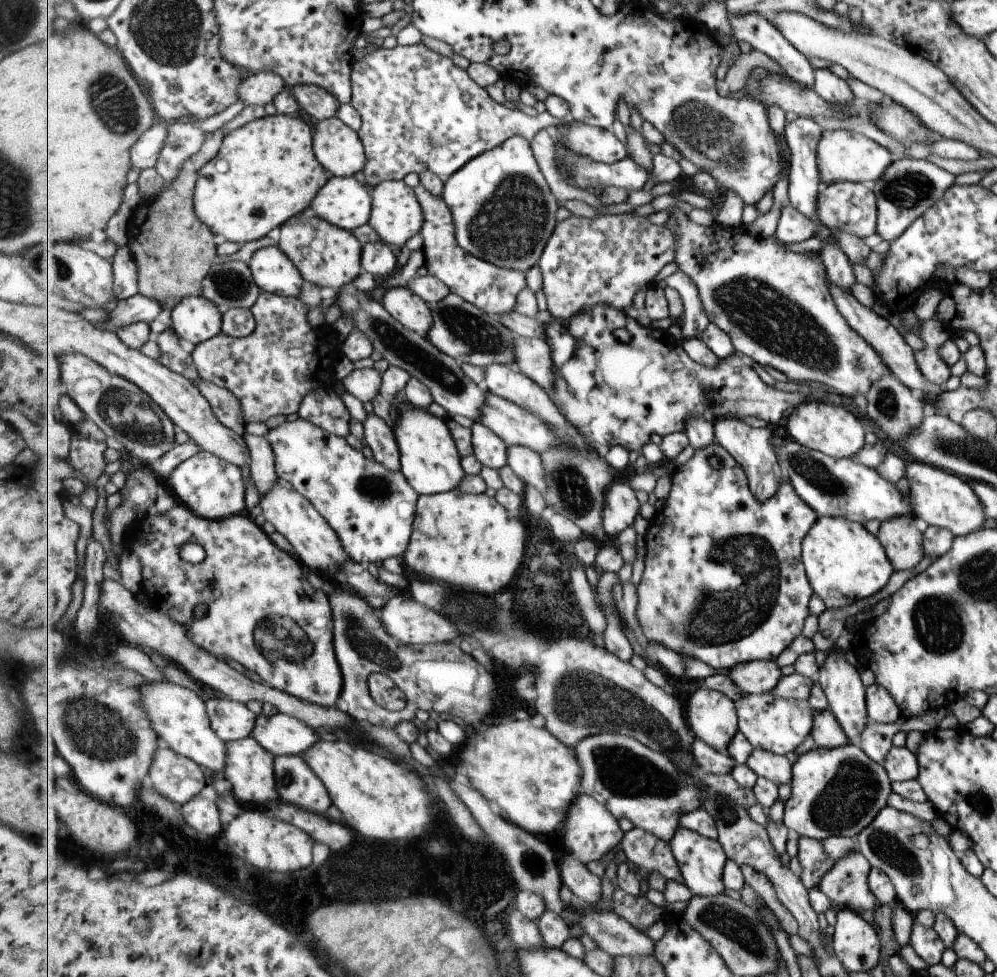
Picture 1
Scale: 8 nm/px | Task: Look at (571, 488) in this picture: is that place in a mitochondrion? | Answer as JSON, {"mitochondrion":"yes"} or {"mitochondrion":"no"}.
{"mitochondrion":"yes"}

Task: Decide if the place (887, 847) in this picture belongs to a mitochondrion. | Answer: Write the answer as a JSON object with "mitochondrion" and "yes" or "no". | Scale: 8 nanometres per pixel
{"mitochondrion":"yes"}

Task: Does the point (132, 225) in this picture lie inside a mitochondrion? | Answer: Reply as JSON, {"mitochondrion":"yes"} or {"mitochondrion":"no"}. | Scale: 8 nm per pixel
{"mitochondrion":"no"}

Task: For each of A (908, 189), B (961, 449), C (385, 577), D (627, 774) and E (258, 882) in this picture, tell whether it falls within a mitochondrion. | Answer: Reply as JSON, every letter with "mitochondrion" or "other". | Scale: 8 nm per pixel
{"A":"mitochondrion","B":"mitochondrion","C":"other","D":"mitochondrion","E":"other"}

